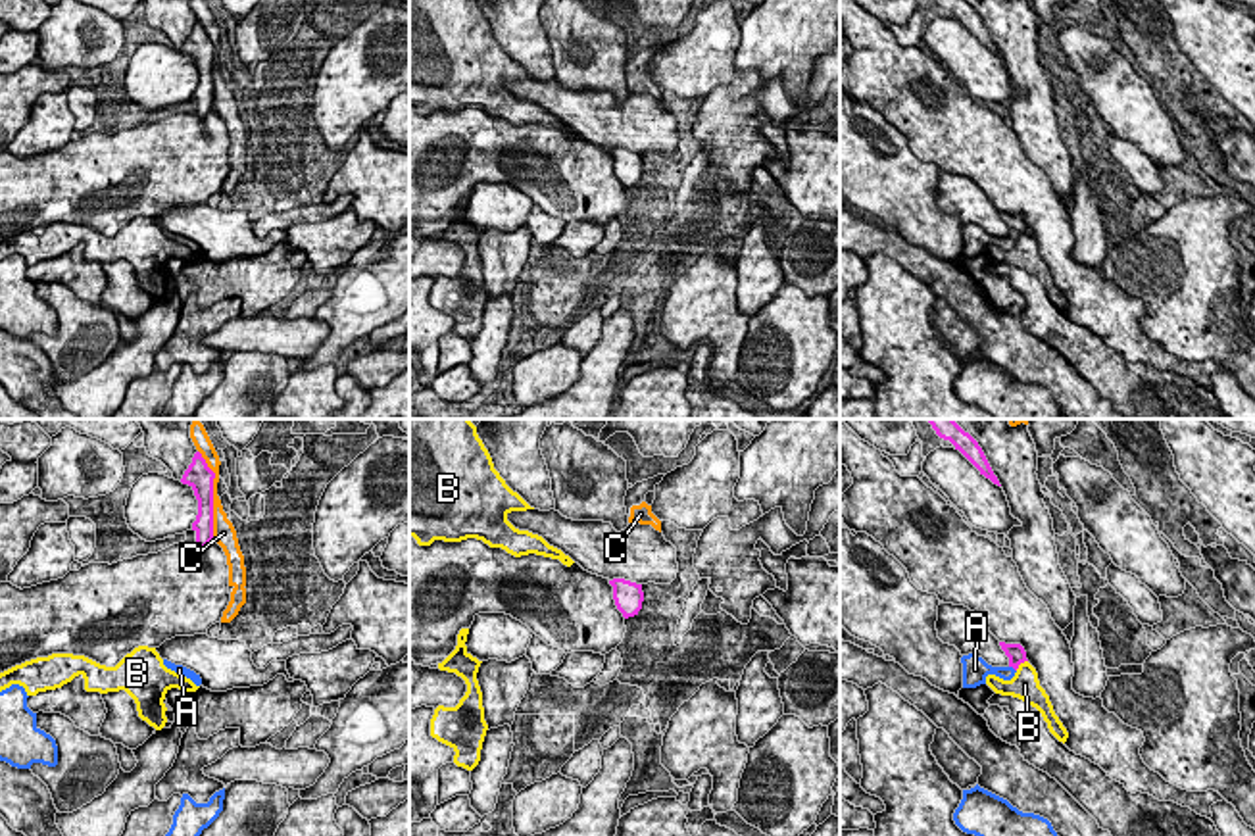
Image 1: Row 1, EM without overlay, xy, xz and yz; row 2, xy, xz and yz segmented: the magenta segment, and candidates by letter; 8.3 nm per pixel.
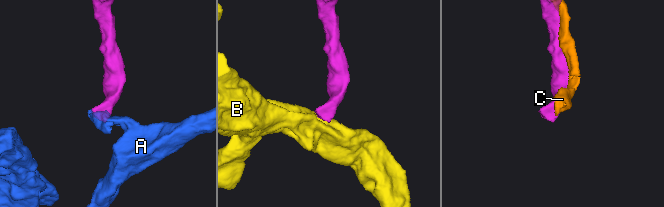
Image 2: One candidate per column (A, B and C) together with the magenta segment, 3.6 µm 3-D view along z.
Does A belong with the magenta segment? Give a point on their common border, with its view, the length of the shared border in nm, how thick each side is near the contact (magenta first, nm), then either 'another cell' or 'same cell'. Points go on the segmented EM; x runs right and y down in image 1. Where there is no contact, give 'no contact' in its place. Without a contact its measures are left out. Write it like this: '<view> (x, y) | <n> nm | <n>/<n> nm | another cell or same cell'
yz (1013, 667) | 80 nm | 160/120 nm | same cell

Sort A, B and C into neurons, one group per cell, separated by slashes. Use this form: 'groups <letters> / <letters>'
groups A / B / C

